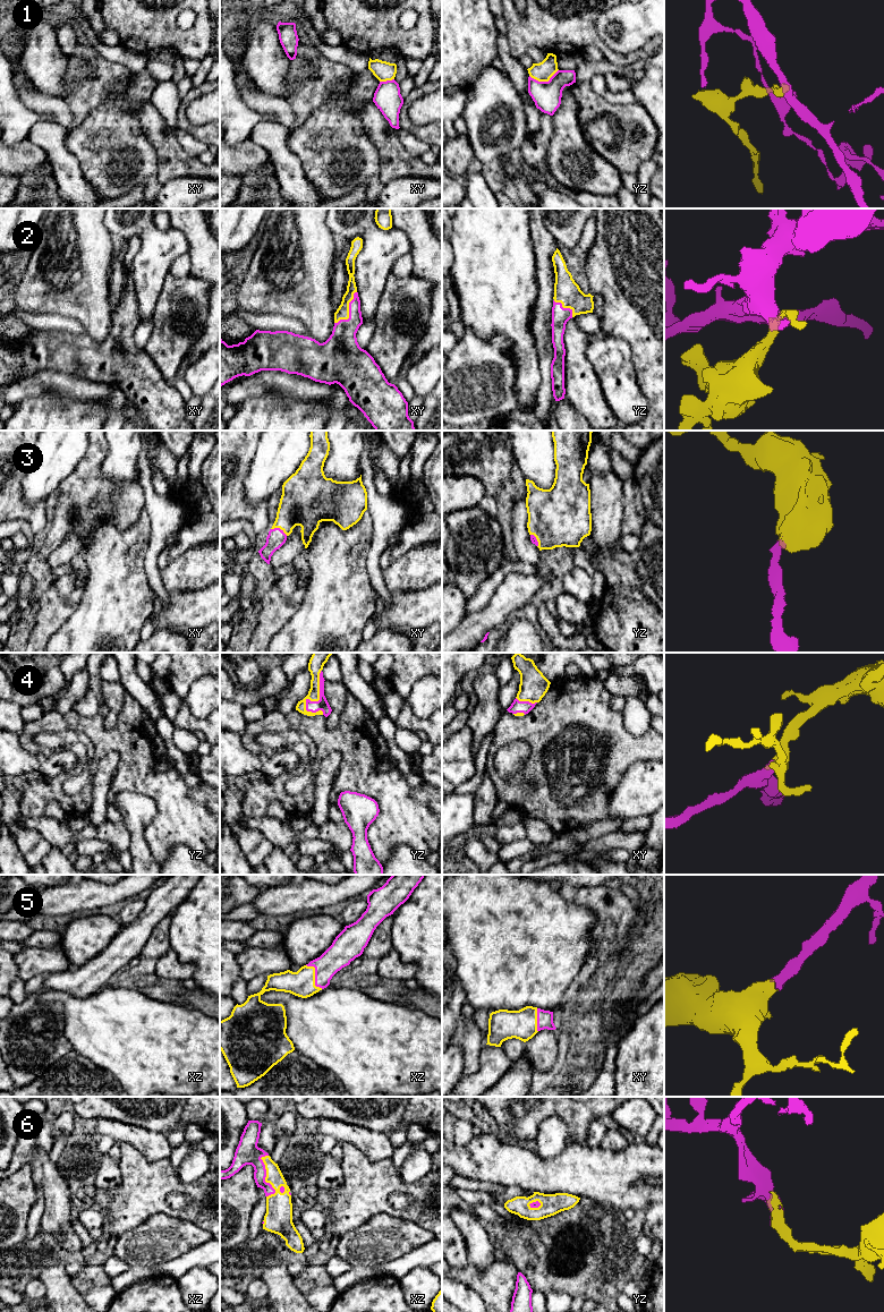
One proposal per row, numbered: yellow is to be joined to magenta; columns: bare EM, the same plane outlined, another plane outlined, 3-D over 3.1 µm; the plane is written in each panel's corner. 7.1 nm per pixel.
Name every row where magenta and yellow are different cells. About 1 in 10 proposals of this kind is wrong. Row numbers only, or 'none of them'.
1

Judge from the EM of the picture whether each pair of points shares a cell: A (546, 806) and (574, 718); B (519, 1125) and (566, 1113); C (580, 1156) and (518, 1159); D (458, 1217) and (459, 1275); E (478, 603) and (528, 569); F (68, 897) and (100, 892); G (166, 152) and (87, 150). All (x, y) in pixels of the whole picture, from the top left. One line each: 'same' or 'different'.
A: same
B: same
C: same
D: different
E: same
F: same
G: different

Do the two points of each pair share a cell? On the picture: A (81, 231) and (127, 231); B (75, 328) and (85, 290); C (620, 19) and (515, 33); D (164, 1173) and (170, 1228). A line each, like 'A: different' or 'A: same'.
A: different
B: different
C: different
D: different

